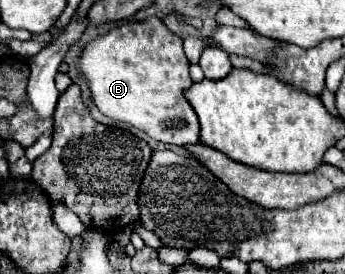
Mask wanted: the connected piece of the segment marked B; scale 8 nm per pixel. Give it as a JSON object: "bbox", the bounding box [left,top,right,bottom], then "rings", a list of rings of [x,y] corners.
{"bbox":[79,16,199,144],"rings":[[[151,16],[145,22],[129,22],[119,28],[113,28],[107,36],[93,40],[79,58],[81,72],[87,78],[87,86],[91,88],[93,100],[97,108],[113,118],[123,120],[143,132],[147,132],[153,140],[165,144],[197,144],[199,142],[199,122],[191,104],[185,100],[183,92],[193,84],[189,78],[189,60],[183,52],[183,40],[171,34],[165,24]]]}

